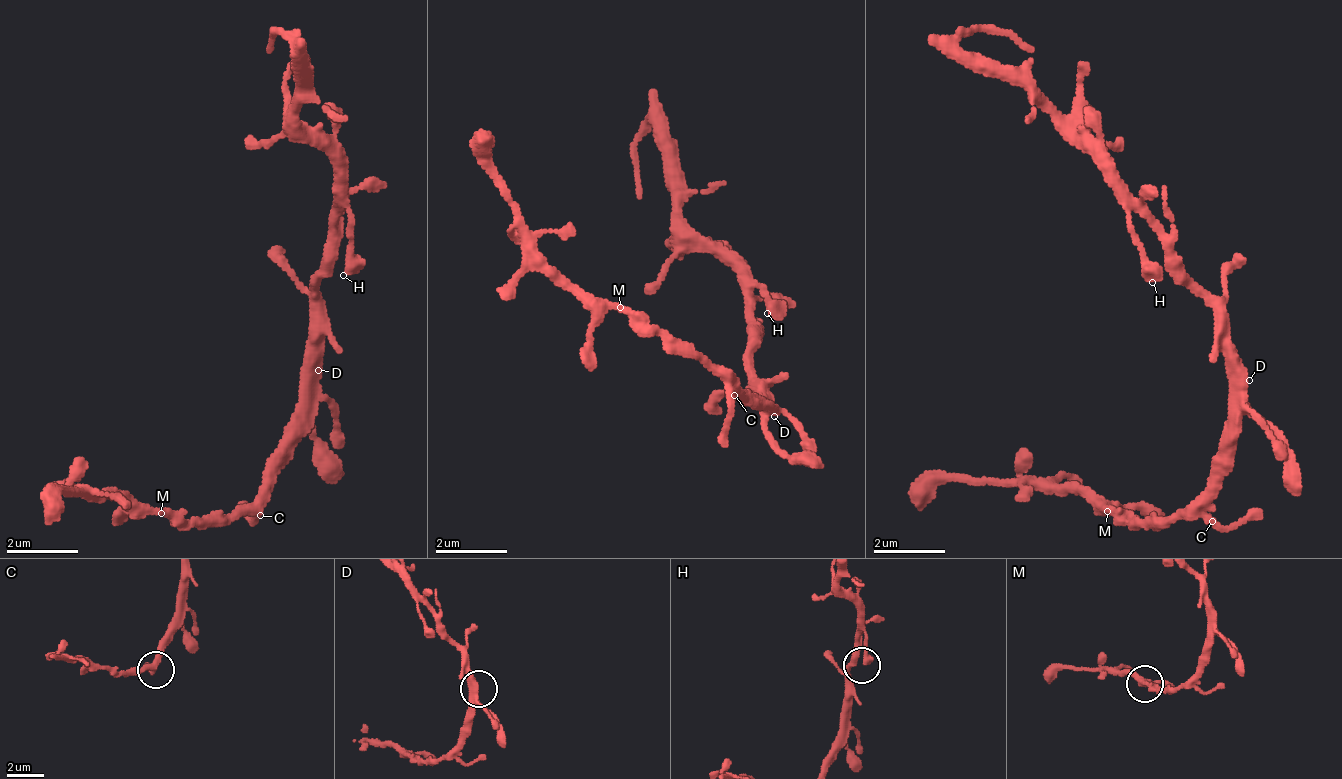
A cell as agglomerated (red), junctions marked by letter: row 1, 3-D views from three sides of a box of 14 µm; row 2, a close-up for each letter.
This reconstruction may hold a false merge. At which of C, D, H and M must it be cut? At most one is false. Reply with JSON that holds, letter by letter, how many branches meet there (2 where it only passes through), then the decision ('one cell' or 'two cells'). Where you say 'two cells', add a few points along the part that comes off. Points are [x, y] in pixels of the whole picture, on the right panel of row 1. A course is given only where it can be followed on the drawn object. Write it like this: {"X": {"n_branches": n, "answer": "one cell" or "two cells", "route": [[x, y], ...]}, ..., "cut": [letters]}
{"C": {"n_branches": 3, "answer": "one cell"}, "D": {"n_branches": 4, "answer": "one cell"}, "H": {"n_branches": 1, "answer": "one cell"}, "M": {"n_branches": 3, "answer": "one cell"}, "cut": []}

